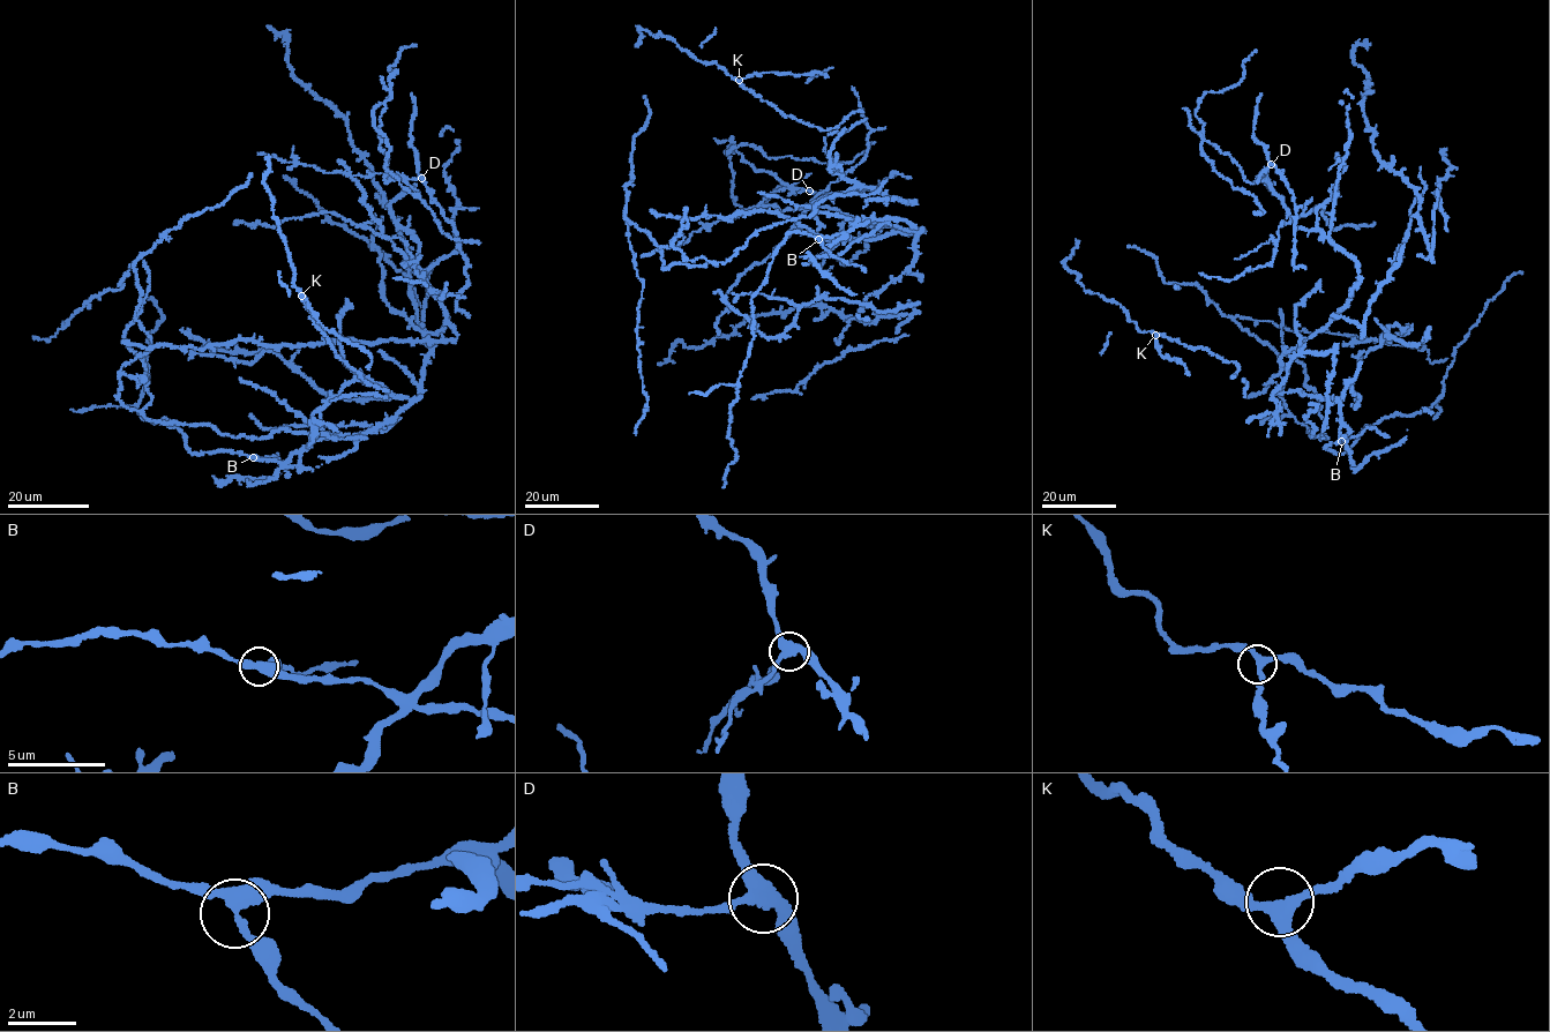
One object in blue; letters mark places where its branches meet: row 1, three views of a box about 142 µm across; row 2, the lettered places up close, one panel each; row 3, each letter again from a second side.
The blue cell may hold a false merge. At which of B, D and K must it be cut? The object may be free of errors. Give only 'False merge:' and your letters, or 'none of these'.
False merge: D

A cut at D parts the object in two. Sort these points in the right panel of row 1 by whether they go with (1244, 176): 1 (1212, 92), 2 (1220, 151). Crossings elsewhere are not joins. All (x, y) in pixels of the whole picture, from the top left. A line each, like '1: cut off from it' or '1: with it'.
1: cut off from it
2: with it

